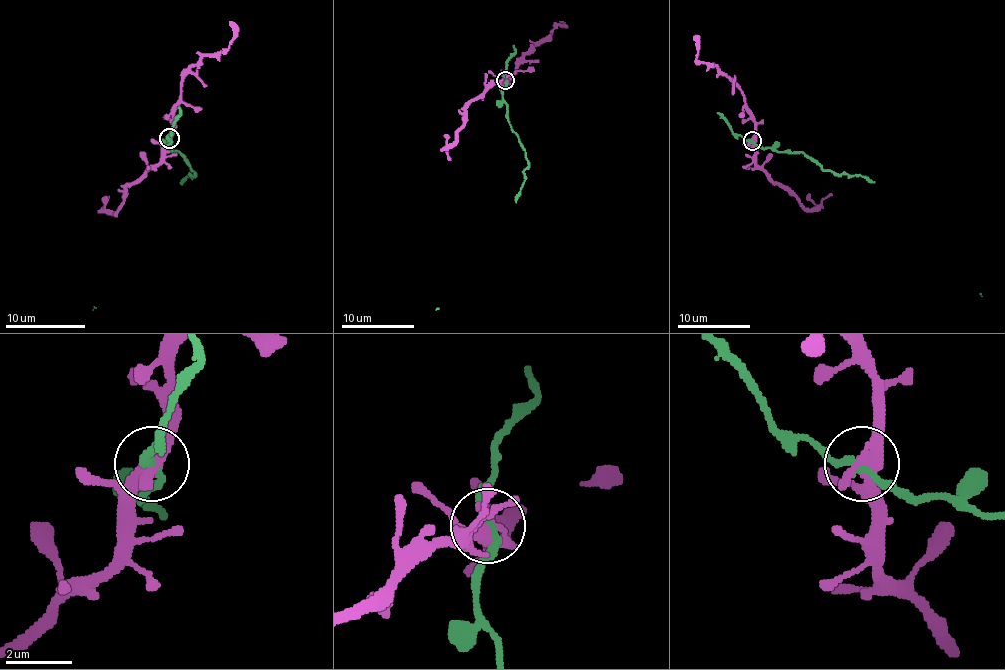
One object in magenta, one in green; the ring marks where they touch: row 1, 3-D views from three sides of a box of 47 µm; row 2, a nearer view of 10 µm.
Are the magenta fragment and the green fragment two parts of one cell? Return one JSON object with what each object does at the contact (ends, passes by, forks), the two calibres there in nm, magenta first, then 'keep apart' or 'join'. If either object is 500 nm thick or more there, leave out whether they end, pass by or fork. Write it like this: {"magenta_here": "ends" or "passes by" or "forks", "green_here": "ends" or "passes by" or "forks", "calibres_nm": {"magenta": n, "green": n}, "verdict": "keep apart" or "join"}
{"magenta_here": "passes by", "green_here": "passes by", "calibres_nm": {"magenta": 460, "green": 200}, "verdict": "join"}

